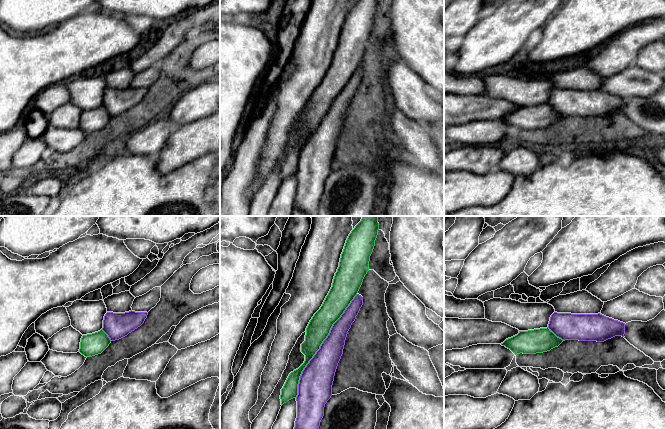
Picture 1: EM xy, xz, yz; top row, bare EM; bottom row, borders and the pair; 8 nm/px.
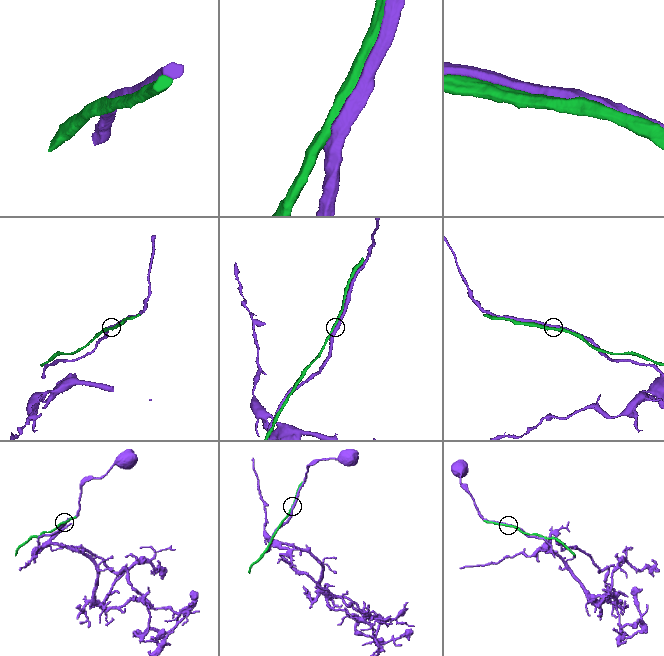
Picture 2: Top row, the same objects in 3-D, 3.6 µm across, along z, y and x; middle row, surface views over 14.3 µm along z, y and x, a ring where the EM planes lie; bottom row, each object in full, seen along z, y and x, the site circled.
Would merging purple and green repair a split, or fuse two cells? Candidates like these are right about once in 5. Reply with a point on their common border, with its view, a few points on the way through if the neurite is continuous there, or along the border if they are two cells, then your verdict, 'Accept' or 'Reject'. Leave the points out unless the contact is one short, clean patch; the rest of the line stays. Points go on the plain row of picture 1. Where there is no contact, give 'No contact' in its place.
Touches purple at xz (320, 122). Reject

